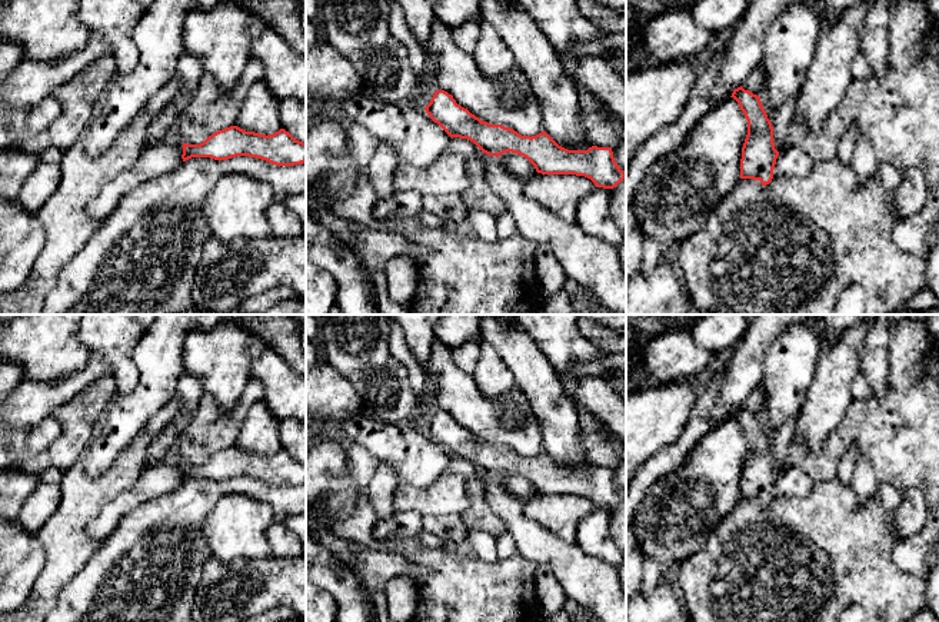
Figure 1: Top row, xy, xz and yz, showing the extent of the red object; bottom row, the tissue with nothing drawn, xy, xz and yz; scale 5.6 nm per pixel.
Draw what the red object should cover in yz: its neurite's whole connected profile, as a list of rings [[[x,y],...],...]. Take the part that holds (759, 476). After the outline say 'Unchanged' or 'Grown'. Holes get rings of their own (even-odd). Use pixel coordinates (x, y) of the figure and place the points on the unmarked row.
[[[742,406],[732,416],[747,440],[747,455],[742,468],[740,499],[759,500],[766,506],[773,499],[779,472],[775,469],[773,448],[760,418]]]. Unchanged

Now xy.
[[[230,446],[213,453],[200,465],[183,463],[182,468],[183,482],[192,478],[227,480],[236,476],[256,478],[276,486],[294,486],[306,482],[306,463],[296,460],[284,449],[266,456]]]. Unchanged

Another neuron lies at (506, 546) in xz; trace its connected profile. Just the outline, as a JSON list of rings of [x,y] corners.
[[[509,536],[497,538],[497,556],[510,558],[517,553],[516,542]]]

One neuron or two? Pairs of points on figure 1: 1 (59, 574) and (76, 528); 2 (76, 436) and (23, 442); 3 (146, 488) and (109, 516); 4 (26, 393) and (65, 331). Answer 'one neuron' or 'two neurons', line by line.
1: one neuron
2: two neurons
3: one neuron
4: two neurons

